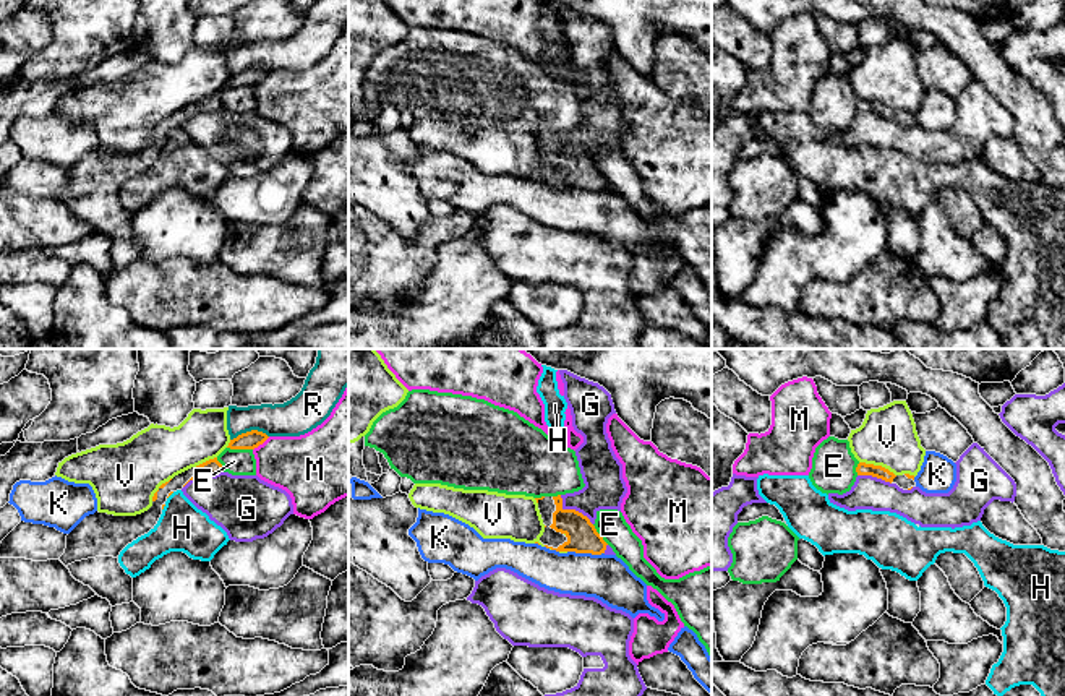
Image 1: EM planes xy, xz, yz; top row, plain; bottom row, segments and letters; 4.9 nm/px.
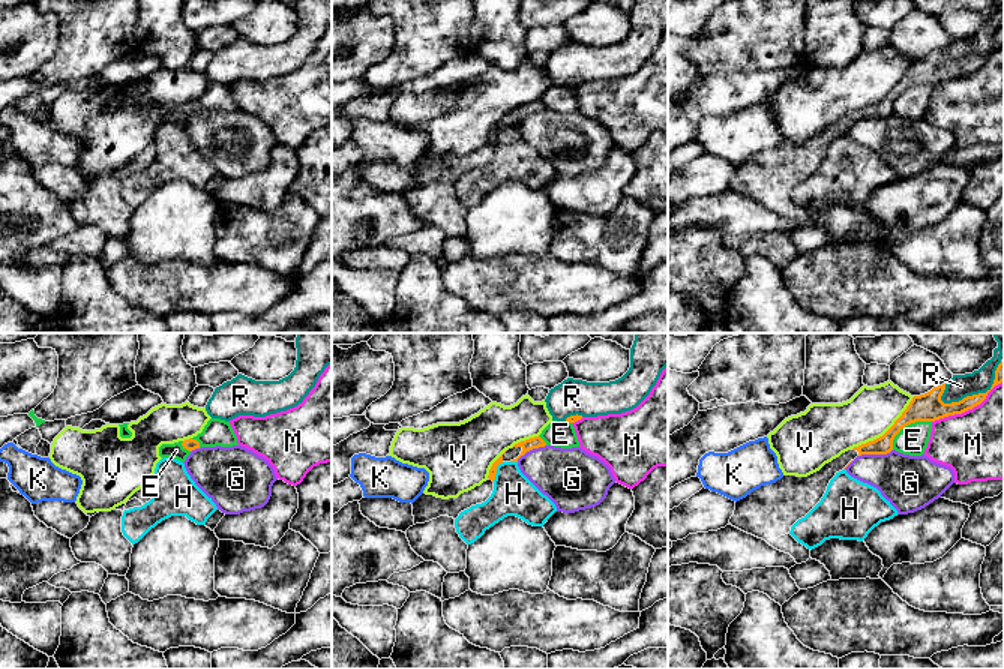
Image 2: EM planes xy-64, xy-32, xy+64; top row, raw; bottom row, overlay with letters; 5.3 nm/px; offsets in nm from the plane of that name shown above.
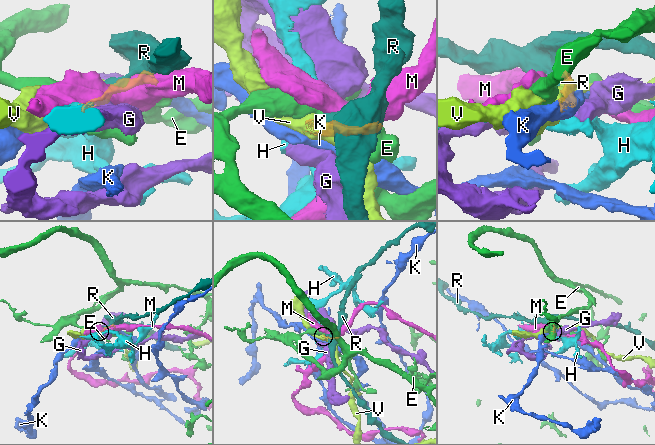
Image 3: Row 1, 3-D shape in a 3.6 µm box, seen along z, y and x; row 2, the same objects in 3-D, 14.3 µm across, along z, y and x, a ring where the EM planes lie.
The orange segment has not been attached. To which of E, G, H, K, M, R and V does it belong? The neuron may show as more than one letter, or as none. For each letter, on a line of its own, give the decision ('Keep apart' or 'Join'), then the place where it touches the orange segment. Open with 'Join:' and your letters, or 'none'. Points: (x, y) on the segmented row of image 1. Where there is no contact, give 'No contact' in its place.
Join: none
E: Keep apart. Touches orange at xy (240, 448)
G: Keep apart. Touches orange at xz (573, 510)
H: Keep apart. Touches orange at xy (171, 494)
K: Keep apart. Touches orange at xz (585, 552)
M: Keep apart. Touches orange at xy (261, 443)
R: Keep apart. Touches orange at xy (248, 432)
V: Keep apart. Touches orange at yz (877, 466)

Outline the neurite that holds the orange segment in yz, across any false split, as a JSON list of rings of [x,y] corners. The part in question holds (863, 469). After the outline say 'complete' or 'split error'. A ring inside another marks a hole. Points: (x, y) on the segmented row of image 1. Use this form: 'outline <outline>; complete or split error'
outline [[[859,462],[856,472],[858,475],[872,475],[885,482],[896,483],[903,490],[911,490],[913,487],[916,487],[914,475],[909,474],[895,475],[893,472],[882,466]]]; split error

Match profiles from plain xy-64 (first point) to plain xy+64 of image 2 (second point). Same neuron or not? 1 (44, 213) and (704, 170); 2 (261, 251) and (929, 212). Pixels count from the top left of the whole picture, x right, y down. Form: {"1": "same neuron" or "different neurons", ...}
{"1": "different neurons", "2": "different neurons"}

